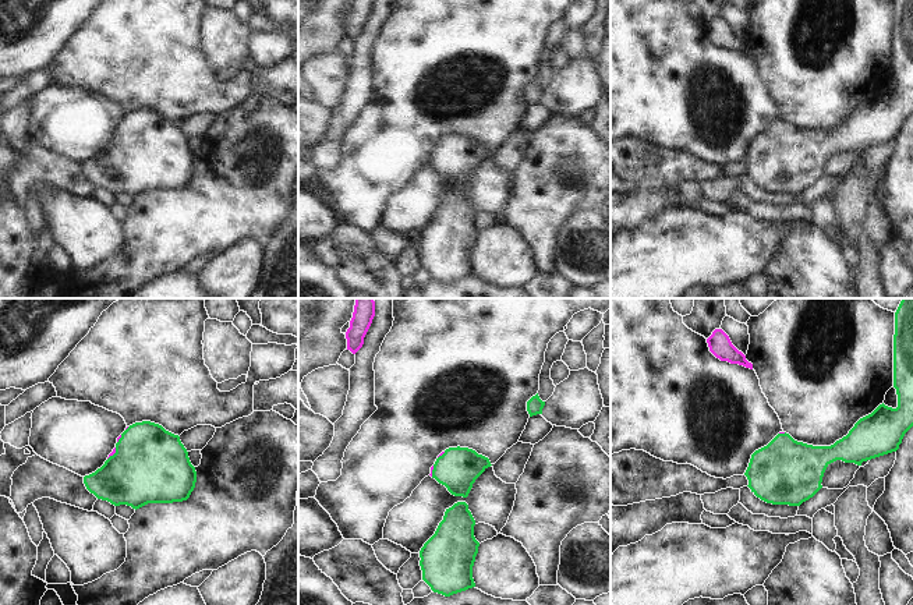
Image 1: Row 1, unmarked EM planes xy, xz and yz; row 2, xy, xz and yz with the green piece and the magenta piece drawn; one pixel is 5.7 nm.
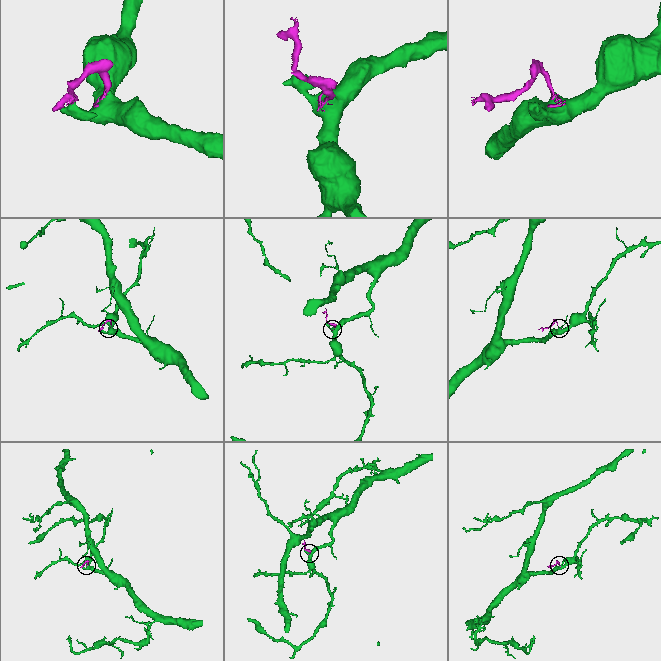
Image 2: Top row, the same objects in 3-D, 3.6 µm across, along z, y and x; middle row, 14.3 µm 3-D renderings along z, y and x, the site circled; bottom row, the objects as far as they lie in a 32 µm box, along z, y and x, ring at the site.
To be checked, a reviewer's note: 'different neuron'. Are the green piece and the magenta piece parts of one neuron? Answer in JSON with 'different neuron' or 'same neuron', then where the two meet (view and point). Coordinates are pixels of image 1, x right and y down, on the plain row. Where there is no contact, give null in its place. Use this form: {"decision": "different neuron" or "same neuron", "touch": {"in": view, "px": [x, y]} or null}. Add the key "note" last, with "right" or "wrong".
{"decision": "same neuron", "touch": {"in": "xy", "px": [114, 141]}, "note": "wrong"}

